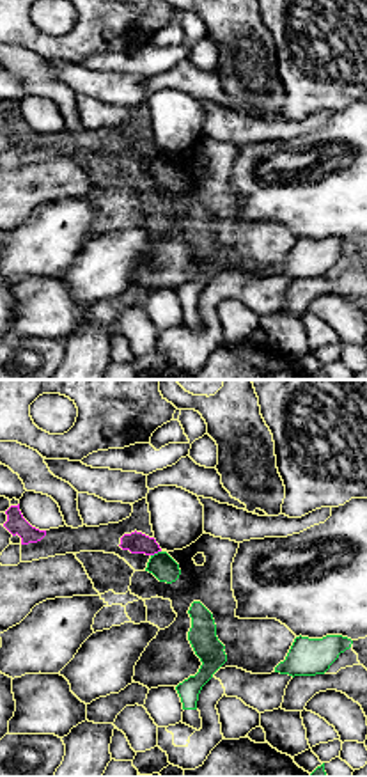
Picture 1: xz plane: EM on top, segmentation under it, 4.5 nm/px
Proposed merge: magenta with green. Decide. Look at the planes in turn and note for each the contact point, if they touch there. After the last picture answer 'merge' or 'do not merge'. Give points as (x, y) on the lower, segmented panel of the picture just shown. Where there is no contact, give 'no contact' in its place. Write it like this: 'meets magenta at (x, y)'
meets magenta at (155, 552)

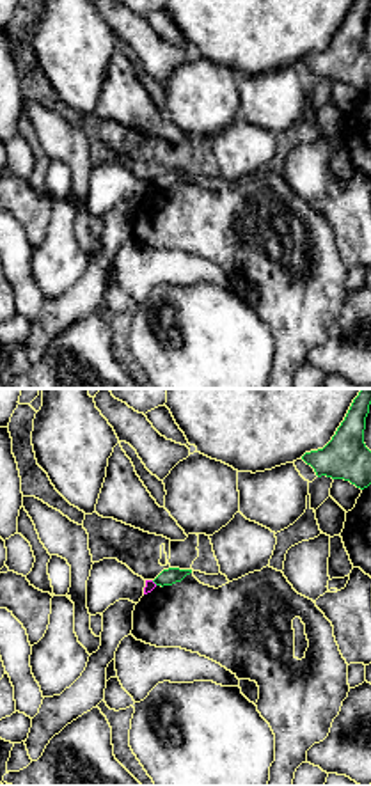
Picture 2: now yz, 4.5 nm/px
meets magenta at (153, 582)

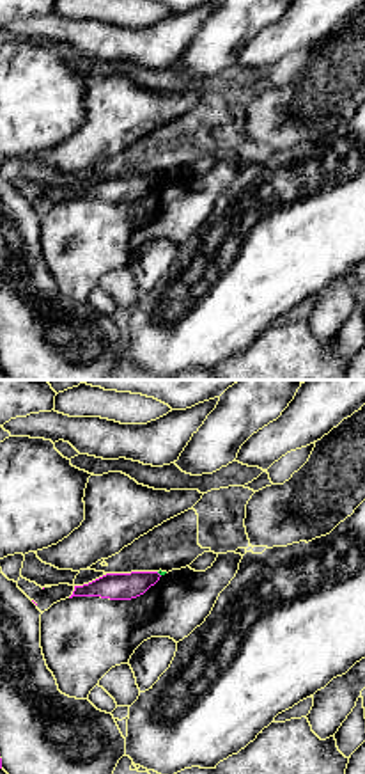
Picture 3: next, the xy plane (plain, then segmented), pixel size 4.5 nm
meets magenta at (158, 574)

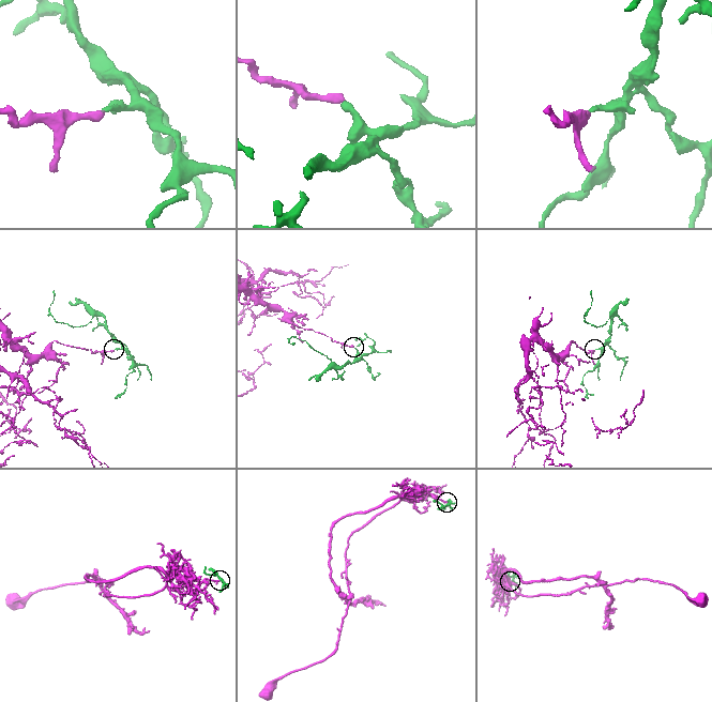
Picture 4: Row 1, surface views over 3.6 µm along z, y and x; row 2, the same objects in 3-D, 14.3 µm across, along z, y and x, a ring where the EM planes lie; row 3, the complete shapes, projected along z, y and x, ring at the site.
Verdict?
do not merge

